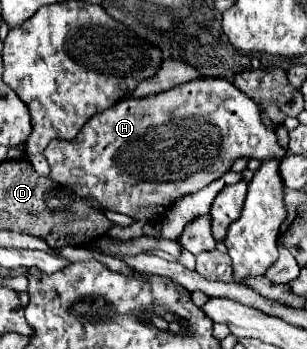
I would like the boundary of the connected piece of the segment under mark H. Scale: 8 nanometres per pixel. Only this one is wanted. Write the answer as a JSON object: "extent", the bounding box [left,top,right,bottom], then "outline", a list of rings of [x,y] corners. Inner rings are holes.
{"extent":[44,77,286,223],"outline":[[[218,77],[218,79],[196,79],[196,81],[190,81],[190,83],[184,83],[184,85],[178,85],[174,89],[168,89],[168,91],[162,91],[162,93],[156,93],[156,95],[148,95],[148,97],[140,97],[140,99],[134,99],[134,97],[128,97],[128,99],[122,99],[118,101],[118,105],[114,105],[112,109],[106,109],[102,113],[96,113],[88,123],[86,127],[82,127],[82,131],[78,133],[78,137],[74,141],[50,141],[50,145],[44,149],[44,157],[48,159],[50,163],[50,177],[60,183],[60,185],[66,185],[70,187],[74,193],[78,193],[82,199],[94,199],[98,201],[104,209],[108,211],[116,211],[116,213],[124,213],[128,217],[132,217],[134,221],[146,221],[146,223],[160,223],[166,215],[166,211],[174,205],[176,199],[182,199],[186,197],[188,193],[196,193],[198,189],[206,187],[208,183],[212,183],[214,179],[222,177],[226,171],[230,171],[232,163],[236,159],[270,159],[270,157],[276,157],[276,159],[282,159],[286,155],[286,151],[278,145],[276,141],[276,133],[272,129],[268,129],[262,119],[260,119],[260,109],[258,105],[248,97],[244,95],[236,85],[232,85],[228,79],[224,77]]]}

